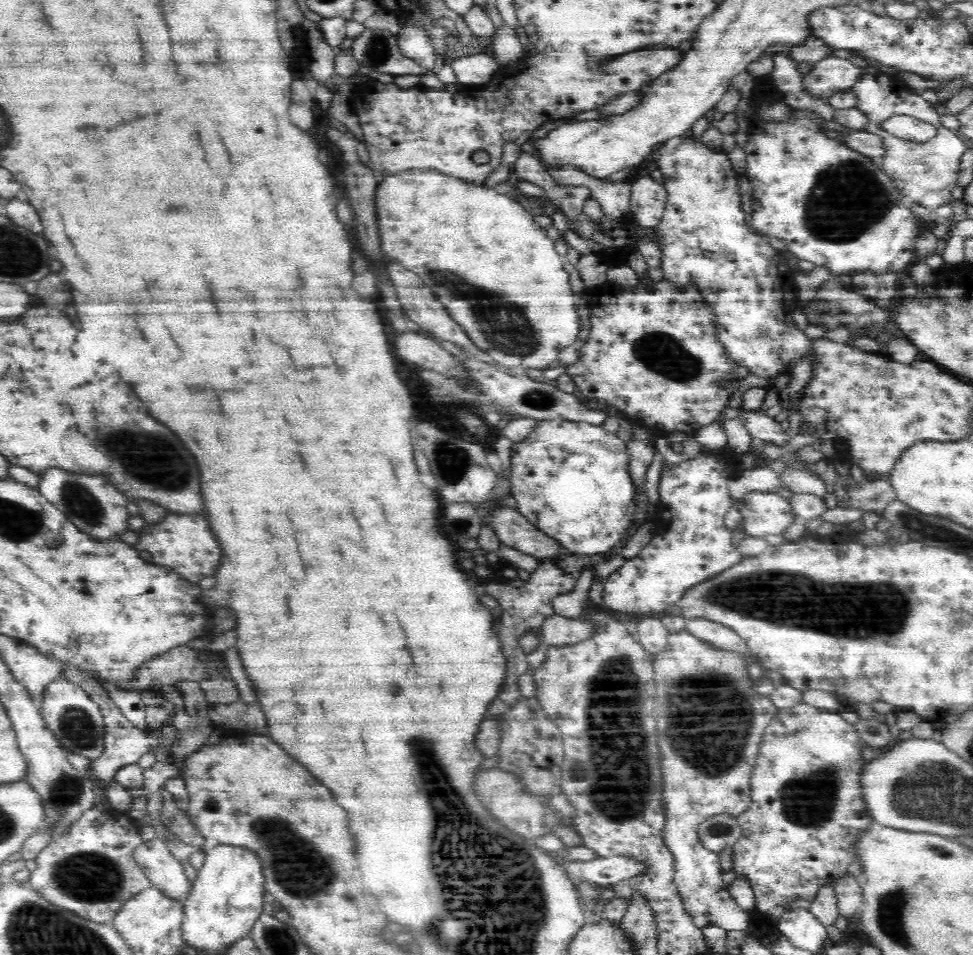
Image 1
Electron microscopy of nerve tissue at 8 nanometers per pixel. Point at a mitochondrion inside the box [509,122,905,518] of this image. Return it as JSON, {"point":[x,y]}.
{"point":[844,201]}

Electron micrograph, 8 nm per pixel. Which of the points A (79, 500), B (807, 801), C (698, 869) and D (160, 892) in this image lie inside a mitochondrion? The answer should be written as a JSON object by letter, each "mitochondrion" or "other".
{"A":"mitochondrion","B":"mitochondrion","C":"other","D":"other"}

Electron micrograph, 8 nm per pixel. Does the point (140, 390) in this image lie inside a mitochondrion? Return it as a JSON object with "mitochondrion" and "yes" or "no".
{"mitochondrion":"no"}

